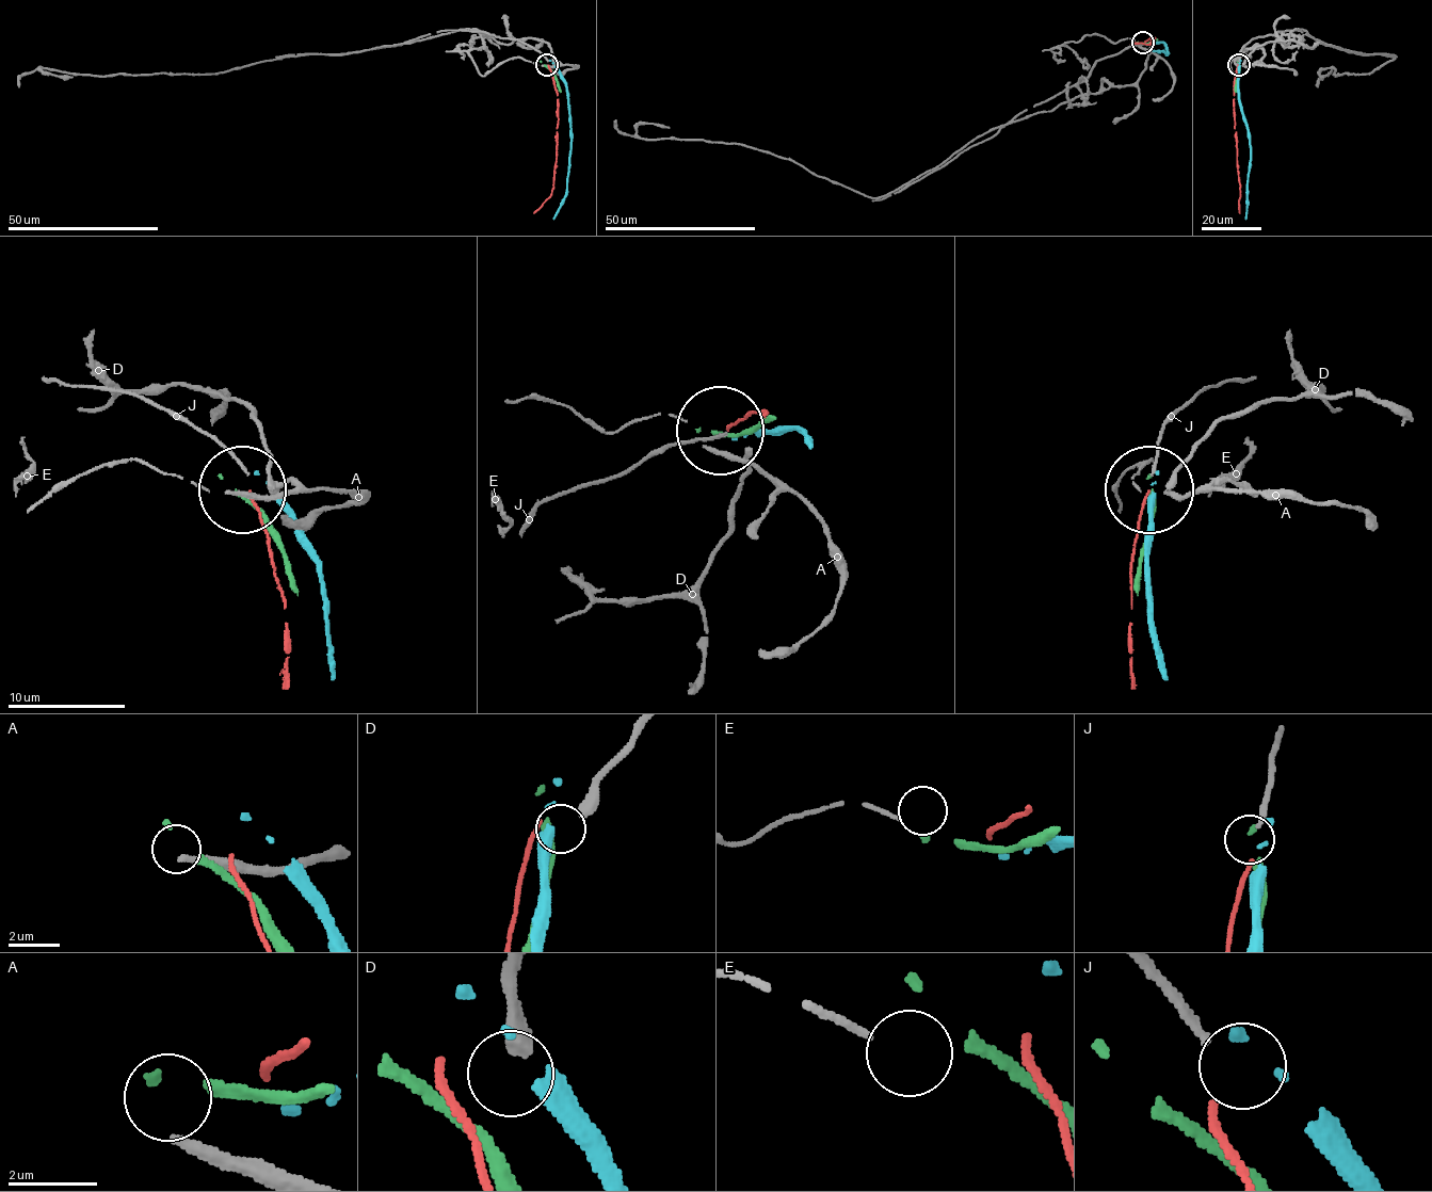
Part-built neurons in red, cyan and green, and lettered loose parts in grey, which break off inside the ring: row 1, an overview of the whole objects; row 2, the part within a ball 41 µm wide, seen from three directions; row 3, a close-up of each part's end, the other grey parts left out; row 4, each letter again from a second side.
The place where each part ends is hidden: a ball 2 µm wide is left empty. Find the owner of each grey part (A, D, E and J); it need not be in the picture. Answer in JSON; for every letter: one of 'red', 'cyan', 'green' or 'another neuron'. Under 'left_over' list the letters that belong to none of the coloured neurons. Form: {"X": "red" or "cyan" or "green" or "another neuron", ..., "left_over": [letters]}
{"A": "green", "D": "another neuron", "E": "another neuron", "J": "another neuron", "left_over": ["D", "E", "J"]}

